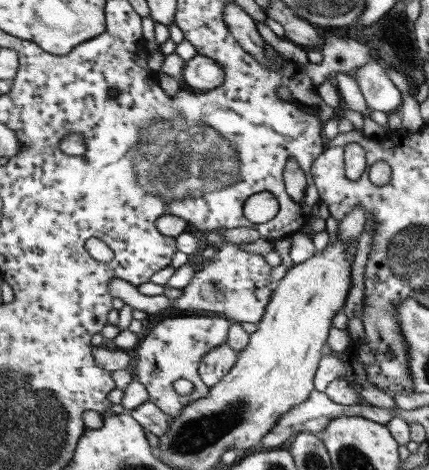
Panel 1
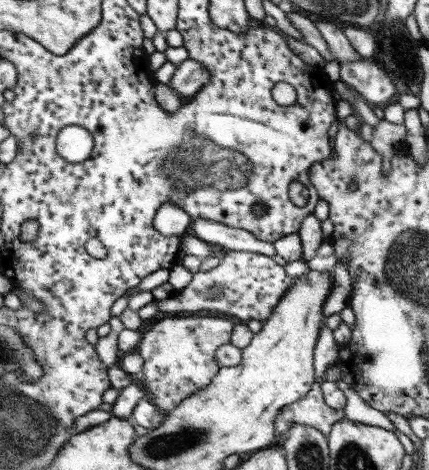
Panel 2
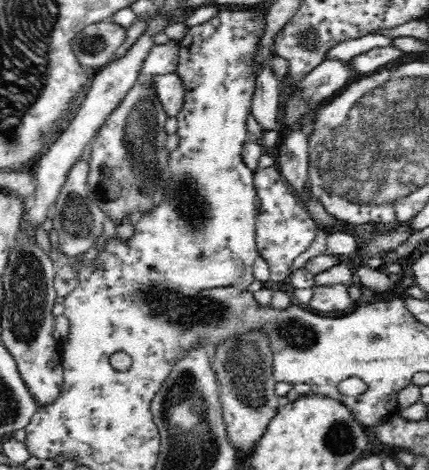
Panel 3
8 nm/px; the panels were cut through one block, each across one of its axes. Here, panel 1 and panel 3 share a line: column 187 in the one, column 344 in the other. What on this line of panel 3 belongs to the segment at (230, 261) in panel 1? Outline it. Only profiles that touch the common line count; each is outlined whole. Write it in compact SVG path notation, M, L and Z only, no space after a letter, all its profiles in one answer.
M334 284L334 286L312 286L312 298L310 308L316 312L344 312L348 306L354 308L354 300L348 292L350 286L346 284Z

